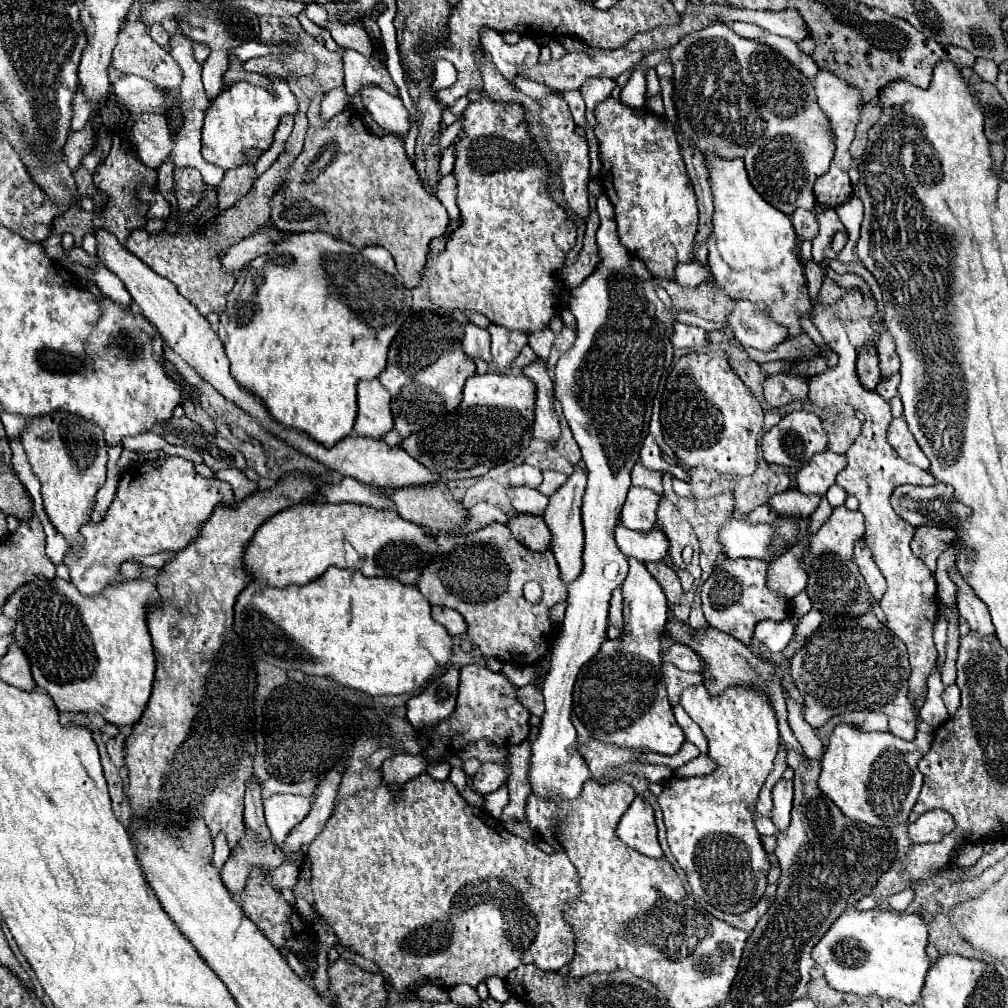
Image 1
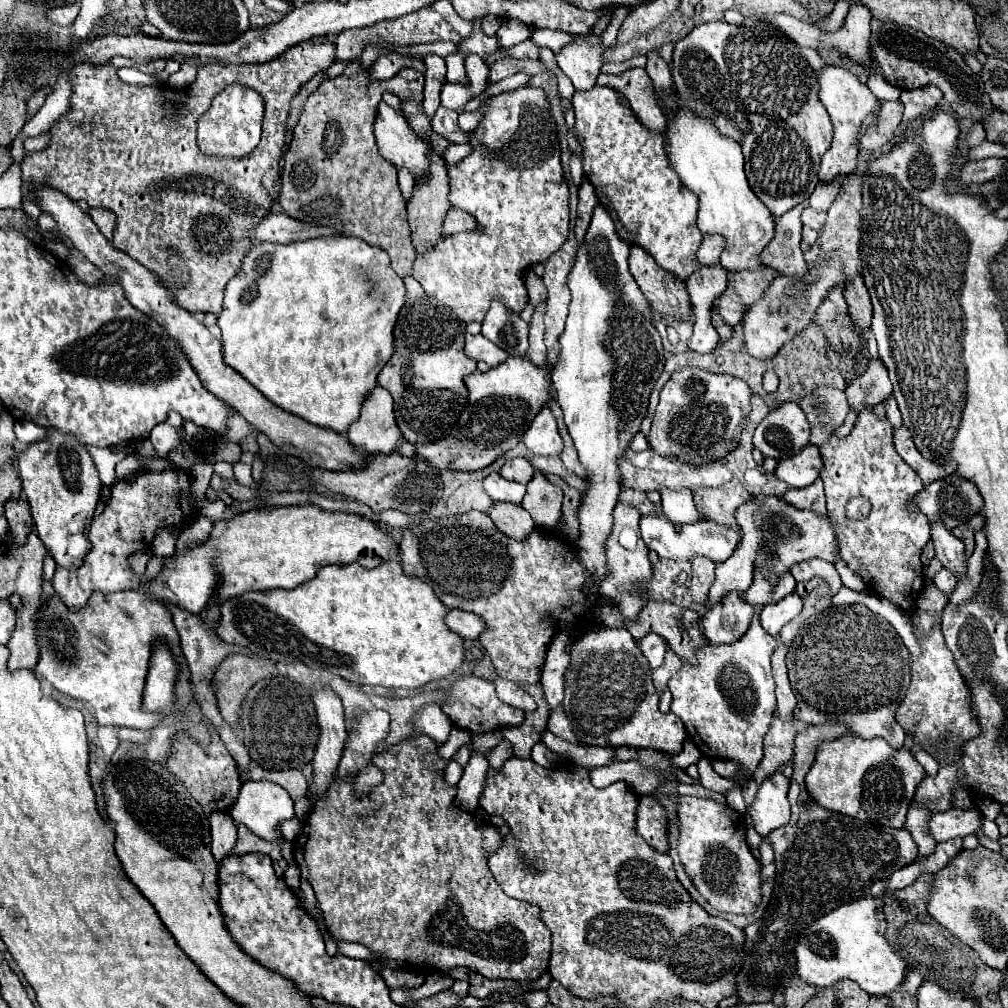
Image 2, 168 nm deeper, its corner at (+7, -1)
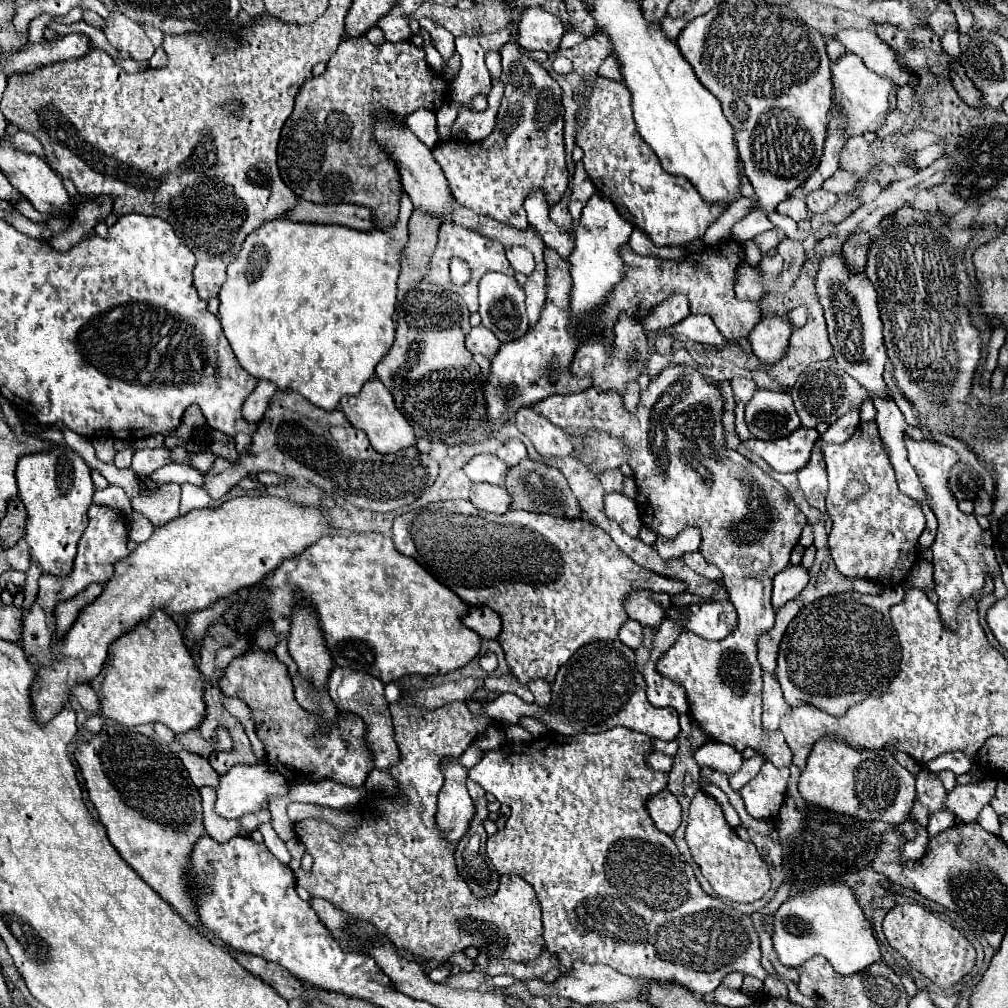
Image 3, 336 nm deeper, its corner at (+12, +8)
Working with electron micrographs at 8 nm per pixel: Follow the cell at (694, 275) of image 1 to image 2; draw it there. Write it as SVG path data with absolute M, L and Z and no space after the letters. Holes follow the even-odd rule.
M706 236L698 254L696 254L696 262L700 268L704 266L716 266L720 262L720 252L722 252L722 246L724 240L720 236Z

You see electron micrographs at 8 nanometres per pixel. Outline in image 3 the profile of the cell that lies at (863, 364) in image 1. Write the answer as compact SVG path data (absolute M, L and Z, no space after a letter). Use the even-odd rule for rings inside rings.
M857 231L857 233L849 235L849 239L845 241L845 245L843 245L843 257L845 257L845 263L849 267L853 267L853 271L865 269L869 245L871 245L871 237L865 231Z

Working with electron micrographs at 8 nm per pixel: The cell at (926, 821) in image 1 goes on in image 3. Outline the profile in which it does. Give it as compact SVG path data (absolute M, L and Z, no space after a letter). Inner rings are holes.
M985 777L979 783L955 785L947 797L947 809L957 815L963 823L975 823L983 805L987 805L995 795L997 779Z

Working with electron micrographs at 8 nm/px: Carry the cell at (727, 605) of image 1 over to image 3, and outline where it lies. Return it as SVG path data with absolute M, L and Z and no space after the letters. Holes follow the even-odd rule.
M693 603L687 607L685 629L695 635L707 635L707 639L717 641L733 633L737 627L737 613L731 603Z

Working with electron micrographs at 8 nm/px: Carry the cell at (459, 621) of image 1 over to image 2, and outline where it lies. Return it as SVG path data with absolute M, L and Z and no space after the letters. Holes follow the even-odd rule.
M460 610L448 612L446 626L464 640L476 640L484 630L482 618L478 618L476 614L470 614L470 612L460 612Z

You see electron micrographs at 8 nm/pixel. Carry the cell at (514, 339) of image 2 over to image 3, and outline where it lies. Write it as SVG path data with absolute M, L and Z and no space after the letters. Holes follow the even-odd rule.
M485 273L479 281L479 313L481 323L489 327L499 341L513 341L527 333L527 313L525 313L525 291L519 287L515 277L501 273Z

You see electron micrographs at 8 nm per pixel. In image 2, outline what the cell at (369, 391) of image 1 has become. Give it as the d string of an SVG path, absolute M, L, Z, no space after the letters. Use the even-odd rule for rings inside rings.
M376 386L364 398L360 418L348 428L348 440L370 454L390 454L402 442L390 392Z

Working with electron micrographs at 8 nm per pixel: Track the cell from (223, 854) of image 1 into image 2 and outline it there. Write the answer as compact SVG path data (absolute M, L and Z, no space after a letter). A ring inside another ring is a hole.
M228 812L210 814L210 832L212 832L212 854L220 862L236 844L236 826Z

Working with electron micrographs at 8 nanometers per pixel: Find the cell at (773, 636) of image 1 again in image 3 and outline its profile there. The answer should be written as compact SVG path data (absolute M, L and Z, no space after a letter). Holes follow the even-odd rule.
M787 565L773 579L773 607L783 607L789 599L795 599L811 581L809 569L803 565Z

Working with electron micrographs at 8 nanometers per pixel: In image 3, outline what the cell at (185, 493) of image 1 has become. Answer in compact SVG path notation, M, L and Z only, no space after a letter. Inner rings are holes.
M91 505L89 507L89 525L87 525L85 533L79 539L73 571L67 577L41 575L41 579L39 579L39 595L37 595L39 607L45 613L53 613L55 605L59 601L73 599L87 585L91 585L91 583L105 585L113 577L113 563L117 559L123 559L123 557L129 555L127 541L129 541L129 535L127 535L127 525L125 525L123 515L119 515L117 511L113 511L109 507L103 507L103 505Z

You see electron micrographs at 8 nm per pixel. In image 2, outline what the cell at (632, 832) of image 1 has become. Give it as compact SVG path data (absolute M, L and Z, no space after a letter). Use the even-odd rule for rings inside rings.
M640 796L638 798L636 832L656 852L662 852L662 854L668 852L668 840L666 840L666 810L652 796Z

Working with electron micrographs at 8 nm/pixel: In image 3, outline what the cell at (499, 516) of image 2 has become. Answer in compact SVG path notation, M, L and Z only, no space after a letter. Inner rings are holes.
M473 483L469 491L469 499L477 509L493 515L503 515L511 503L511 497L505 491L505 487L491 485L491 483Z

